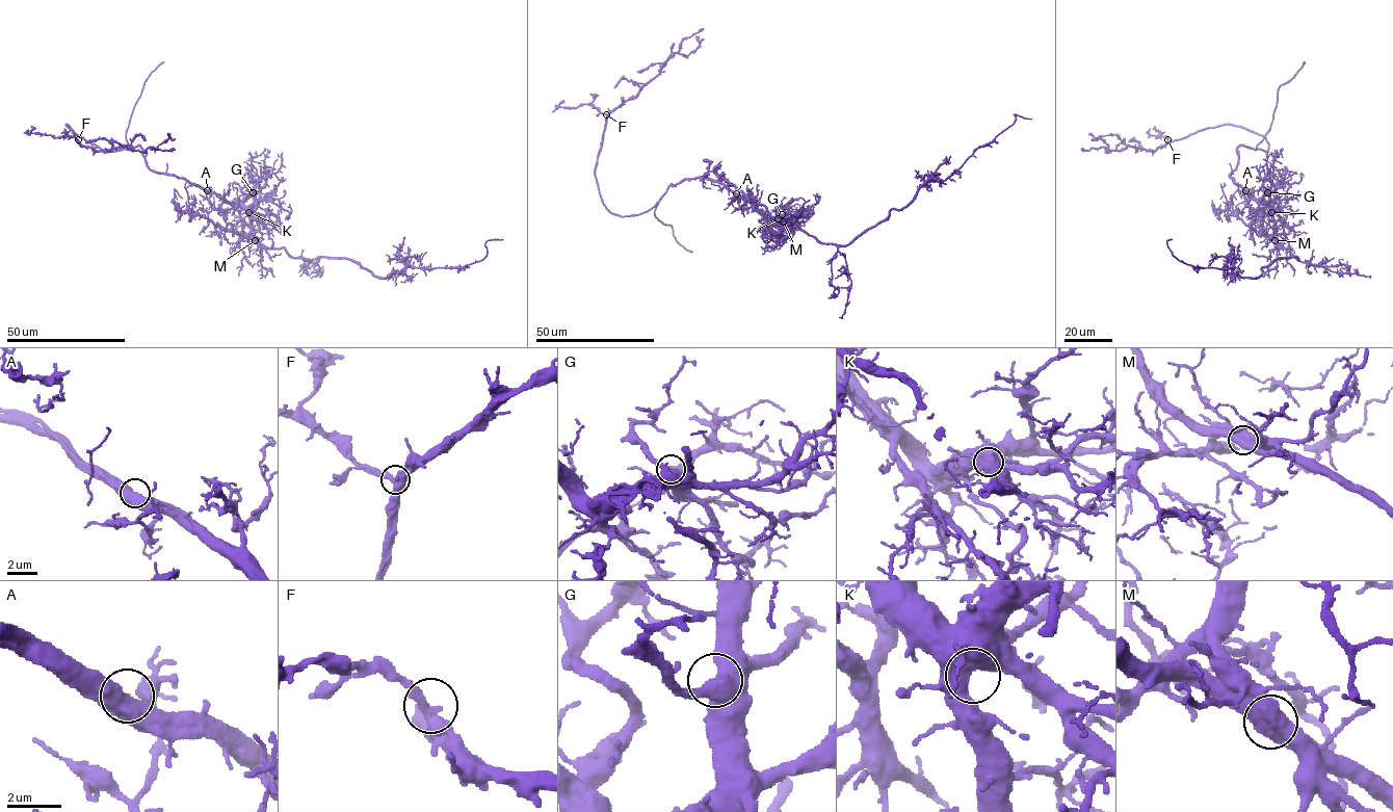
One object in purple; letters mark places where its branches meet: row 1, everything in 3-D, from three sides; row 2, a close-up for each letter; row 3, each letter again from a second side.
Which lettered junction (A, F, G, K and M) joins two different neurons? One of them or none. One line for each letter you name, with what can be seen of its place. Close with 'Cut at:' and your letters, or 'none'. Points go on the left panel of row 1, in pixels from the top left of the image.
M: (255, 240)
Cut at: M

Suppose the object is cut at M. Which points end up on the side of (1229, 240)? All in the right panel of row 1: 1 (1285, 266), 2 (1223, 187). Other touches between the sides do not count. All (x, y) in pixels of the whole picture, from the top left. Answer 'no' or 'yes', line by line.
1: no
2: yes

